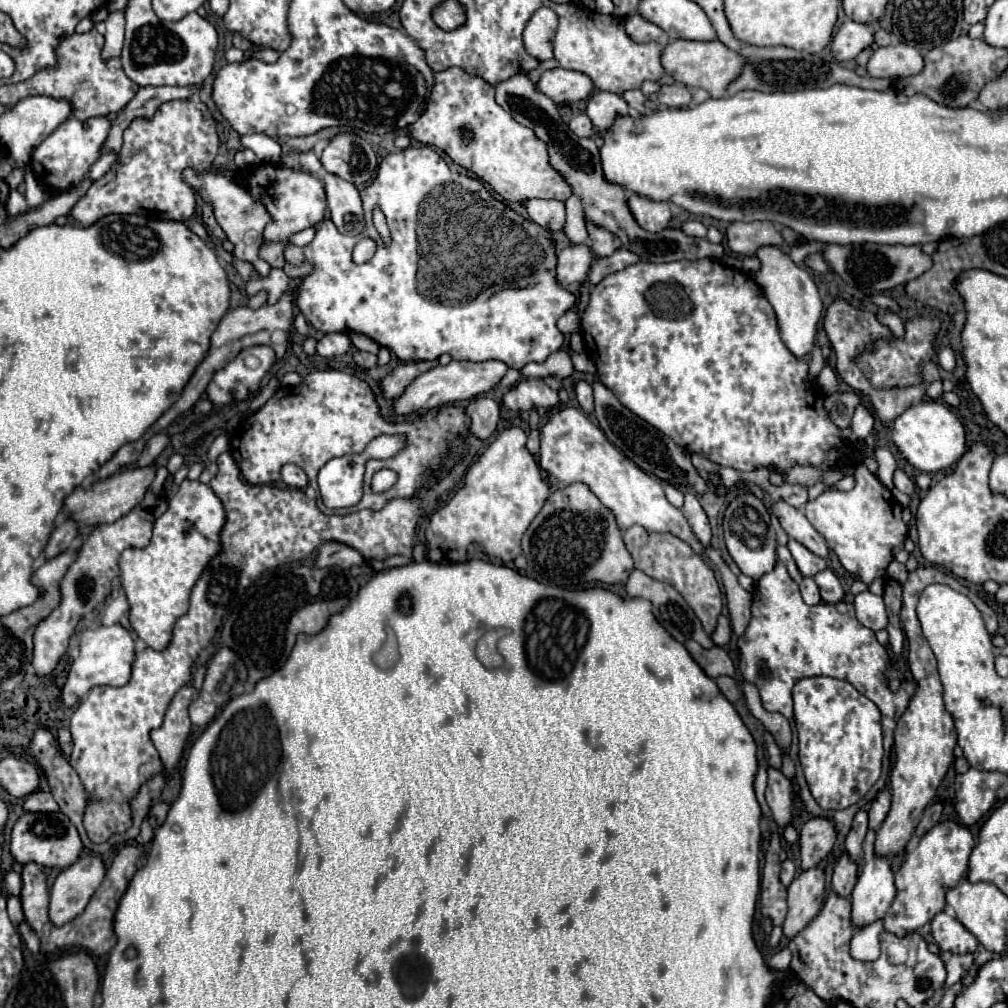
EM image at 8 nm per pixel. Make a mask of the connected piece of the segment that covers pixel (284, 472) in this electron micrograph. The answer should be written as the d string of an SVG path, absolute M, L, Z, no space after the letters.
M285 464L281 468L281 478L283 478L283 482L287 486L293 486L293 488L305 488L307 486L305 472L299 466L295 466L295 464Z

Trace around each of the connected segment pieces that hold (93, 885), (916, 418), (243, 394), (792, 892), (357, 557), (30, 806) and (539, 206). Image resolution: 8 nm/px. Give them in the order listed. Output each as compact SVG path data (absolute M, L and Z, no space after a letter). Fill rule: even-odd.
M81 856L73 866L65 868L51 886L49 918L55 926L63 926L79 916L93 892L103 882L105 868L99 856Z
M923 400L915 406L909 406L901 416L895 418L891 438L909 464L923 472L945 470L965 452L965 428L953 410L941 400Z
M251 346L247 350L241 350L237 358L233 358L227 366L219 368L213 374L207 386L207 398L219 406L249 398L259 390L263 376L269 372L273 364L275 352L269 346ZM247 356L257 356L261 362L259 368L247 368L245 366Z
M819 868L801 872L789 884L789 914L783 924L783 934L793 938L821 910L825 900L825 874Z
M323 542L319 548L319 556L317 556L317 566L325 568L325 566L343 566L343 568L351 568L351 566L359 566L363 564L363 556L359 554L359 550L351 550L351 546L343 546L343 542Z
M31 792L27 798L25 798L25 804L23 804L23 810L25 812L57 812L59 806L57 802L53 800L53 796L49 792Z
M529 200L525 210L533 222L551 232L561 232L565 226L565 206L559 200Z

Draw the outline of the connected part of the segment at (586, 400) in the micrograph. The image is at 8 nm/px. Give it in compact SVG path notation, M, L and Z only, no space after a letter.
M579 380L577 386L575 386L575 394L577 394L577 400L579 400L581 408L589 414L593 410L593 390L591 390L591 384L587 380Z

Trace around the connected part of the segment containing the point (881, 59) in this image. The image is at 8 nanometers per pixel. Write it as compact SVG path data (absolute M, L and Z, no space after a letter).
M895 44L877 48L869 58L867 72L875 78L901 78L915 76L923 70L923 56L919 50L907 44Z

